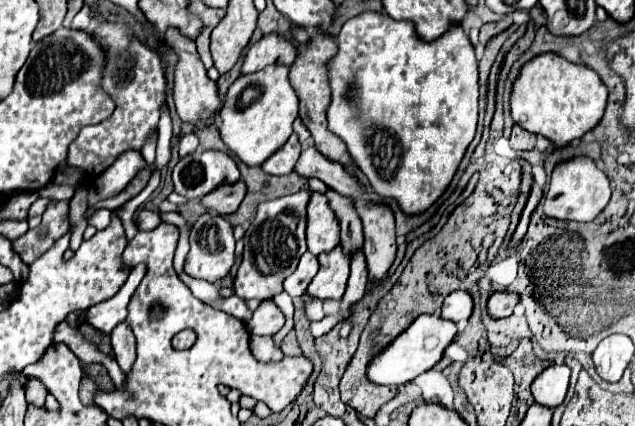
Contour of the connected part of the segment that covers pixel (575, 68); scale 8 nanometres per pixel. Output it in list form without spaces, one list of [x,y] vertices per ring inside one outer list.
[[[541,53],[527,61],[511,89],[511,115],[517,125],[531,133],[539,133],[563,147],[573,139],[581,139],[603,117],[607,103],[607,87],[599,75],[579,63],[571,63],[557,53]]]

